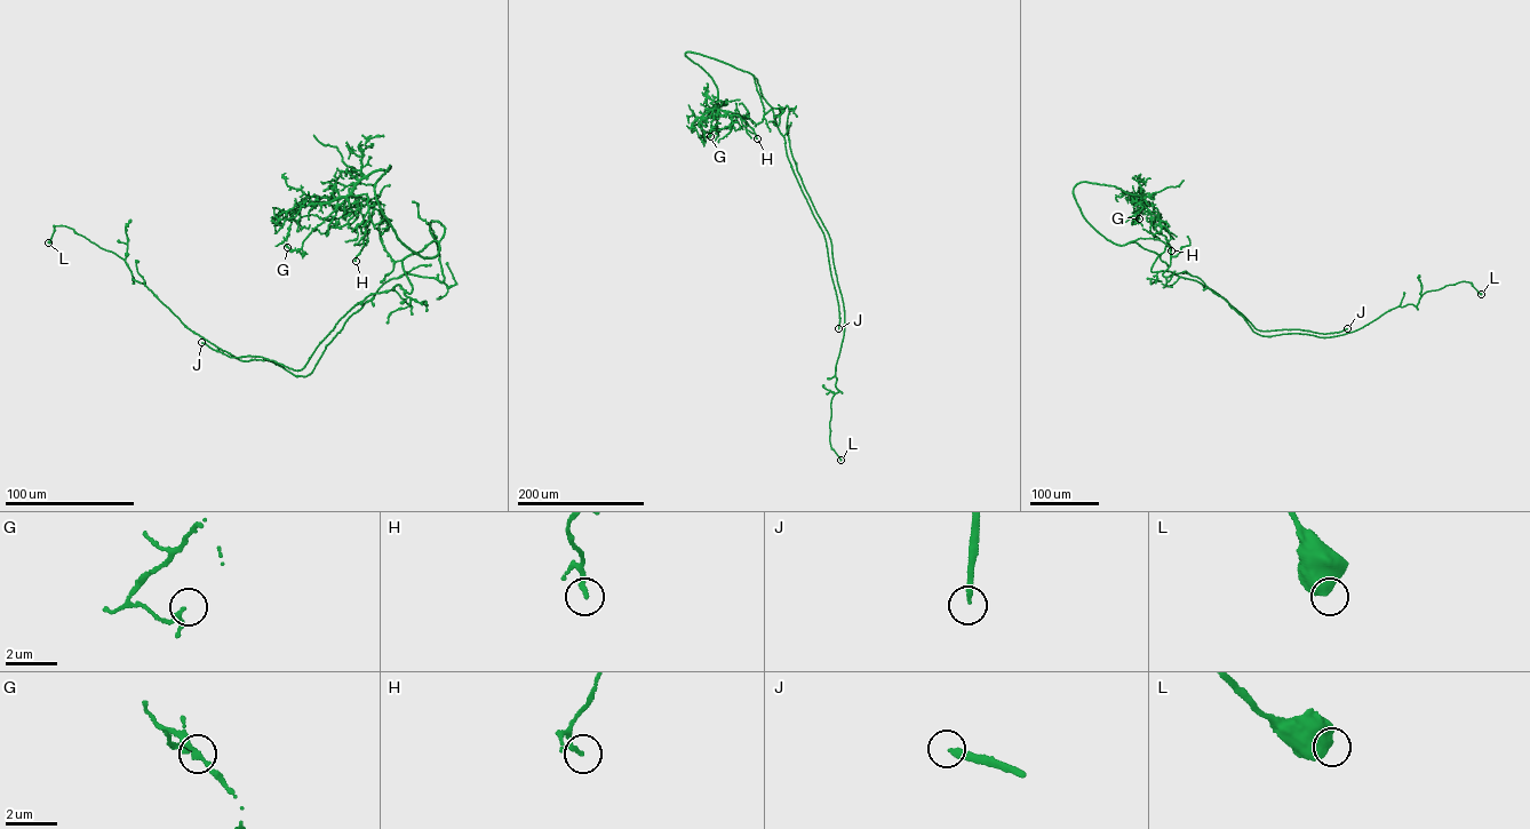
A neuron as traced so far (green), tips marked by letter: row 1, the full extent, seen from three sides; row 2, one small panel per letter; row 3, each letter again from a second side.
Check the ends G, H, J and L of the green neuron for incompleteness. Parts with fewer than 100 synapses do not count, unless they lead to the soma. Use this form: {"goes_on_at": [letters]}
{"goes_on_at": ["J"]}

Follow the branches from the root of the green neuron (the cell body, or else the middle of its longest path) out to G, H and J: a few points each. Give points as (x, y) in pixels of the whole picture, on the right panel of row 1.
G: (1177, 273), (1163, 274), (1171, 254), (1162, 241), (1118, 245), (1098, 232), (1073, 189), (1139, 194), (1139, 218)
H: (1177, 273), (1163, 274), (1171, 254), (1162, 241), (1118, 245), (1098, 232), (1074, 188), (1139, 194), (1171, 250)
J: (1177, 273), (1163, 274), (1162, 241), (1129, 242), (1158, 255), (1152, 272), (1195, 280), (1258, 329), (1347, 328)

